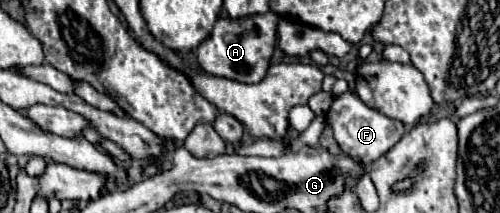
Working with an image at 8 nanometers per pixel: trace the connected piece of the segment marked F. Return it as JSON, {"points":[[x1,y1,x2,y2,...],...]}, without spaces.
{"points":[[345,91,343,95,335,97,325,119,327,119,327,125,333,129,333,137,337,139,341,151,355,159,361,159,365,163,373,163,375,159,385,155,405,133,405,127,401,121,391,119,391,117,383,115,381,111,369,107,353,91]]}

